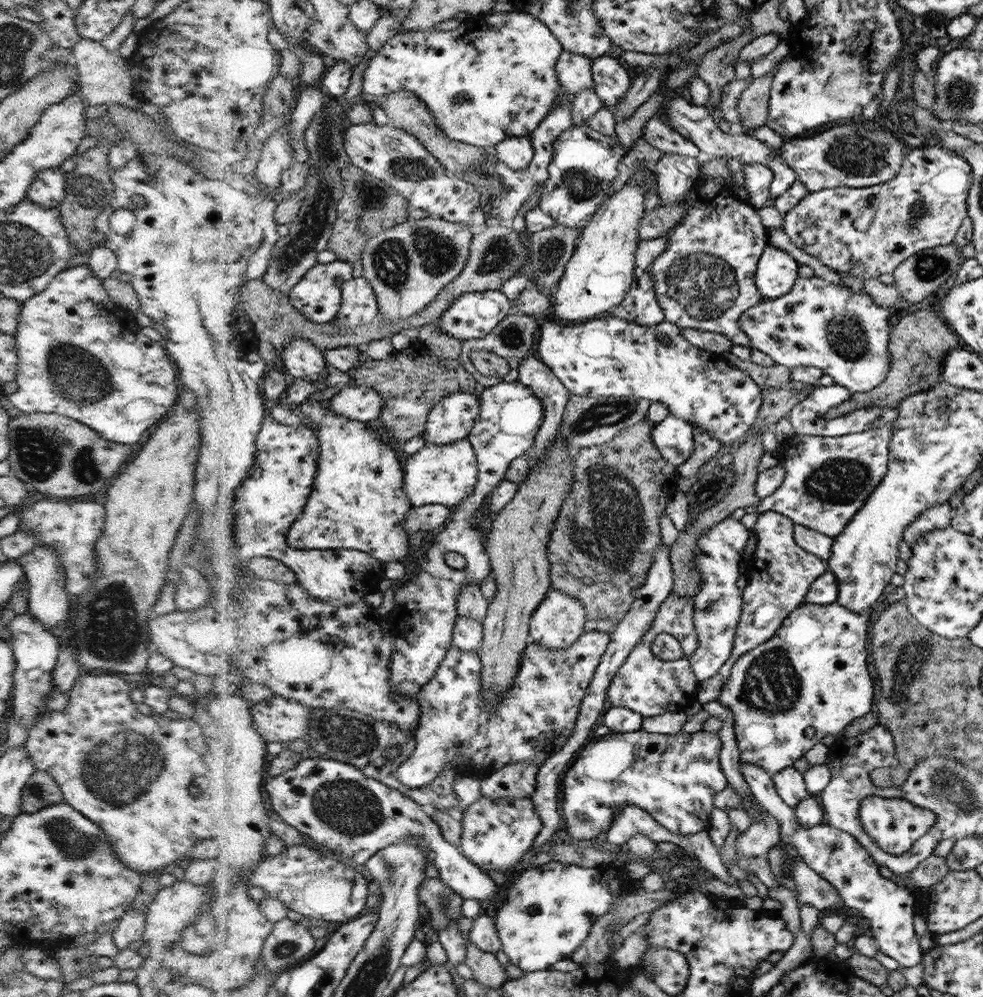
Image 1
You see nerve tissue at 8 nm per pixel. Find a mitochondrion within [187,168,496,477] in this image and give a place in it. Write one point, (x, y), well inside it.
(427, 249)

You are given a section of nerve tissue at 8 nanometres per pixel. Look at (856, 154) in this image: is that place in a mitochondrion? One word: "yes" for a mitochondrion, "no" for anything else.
yes

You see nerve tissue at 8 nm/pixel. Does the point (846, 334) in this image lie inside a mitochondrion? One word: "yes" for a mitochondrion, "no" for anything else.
yes

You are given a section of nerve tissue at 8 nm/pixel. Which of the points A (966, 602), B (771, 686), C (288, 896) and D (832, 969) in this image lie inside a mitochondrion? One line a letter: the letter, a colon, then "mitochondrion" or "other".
A: other
B: mitochondrion
C: other
D: other

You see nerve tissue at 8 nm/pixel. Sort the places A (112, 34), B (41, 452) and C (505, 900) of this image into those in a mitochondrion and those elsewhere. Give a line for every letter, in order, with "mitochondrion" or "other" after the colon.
A: other
B: mitochondrion
C: other

